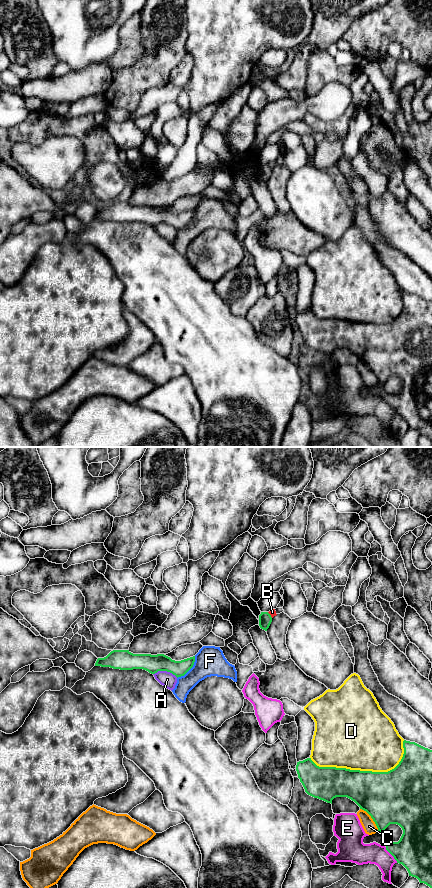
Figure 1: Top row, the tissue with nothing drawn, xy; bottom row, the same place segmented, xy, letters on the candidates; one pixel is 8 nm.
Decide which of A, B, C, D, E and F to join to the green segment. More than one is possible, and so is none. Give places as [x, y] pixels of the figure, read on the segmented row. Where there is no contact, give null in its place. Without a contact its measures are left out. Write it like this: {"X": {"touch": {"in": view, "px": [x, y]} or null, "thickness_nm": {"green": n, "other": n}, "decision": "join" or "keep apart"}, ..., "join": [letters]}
{"A": {"touch": {"in": "xy", "px": [165, 670]}, "thickness_nm": {"green": 140, "other": 120}, "decision": "keep apart"}, "B": {"touch": {"in": "xy", "px": [270, 615]}, "thickness_nm": {"green": 110, "other": 50}, "decision": "keep apart"}, "C": {"touch": {"in": "xy", "px": [371, 817]}, "thickness_nm": {"green": 440, "other": 110}, "decision": "keep apart"}, "D": {"touch": {"in": "xy", "px": [365, 771]}, "thickness_nm": {"green": 380, "other": 500}, "decision": "keep apart"}, "E": {"touch": {"in": "xy", "px": [391, 854]}, "thickness_nm": {"green": 280, "other": 170}, "decision": "keep apart"}, "F": {"touch": {"in": "xy", "px": [189, 669]}, "thickness_nm": {"green": 140, "other": 240}, "decision": "keep apart"}, "join": []}

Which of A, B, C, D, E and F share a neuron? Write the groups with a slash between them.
A / B / C / D / E / F

